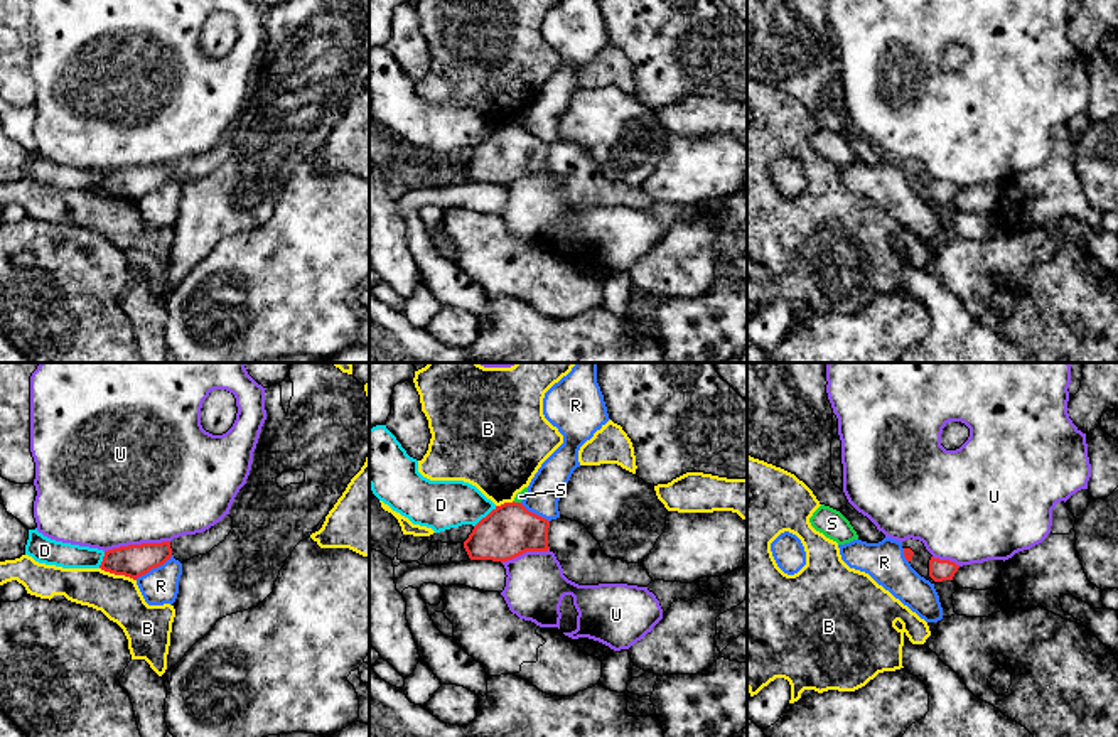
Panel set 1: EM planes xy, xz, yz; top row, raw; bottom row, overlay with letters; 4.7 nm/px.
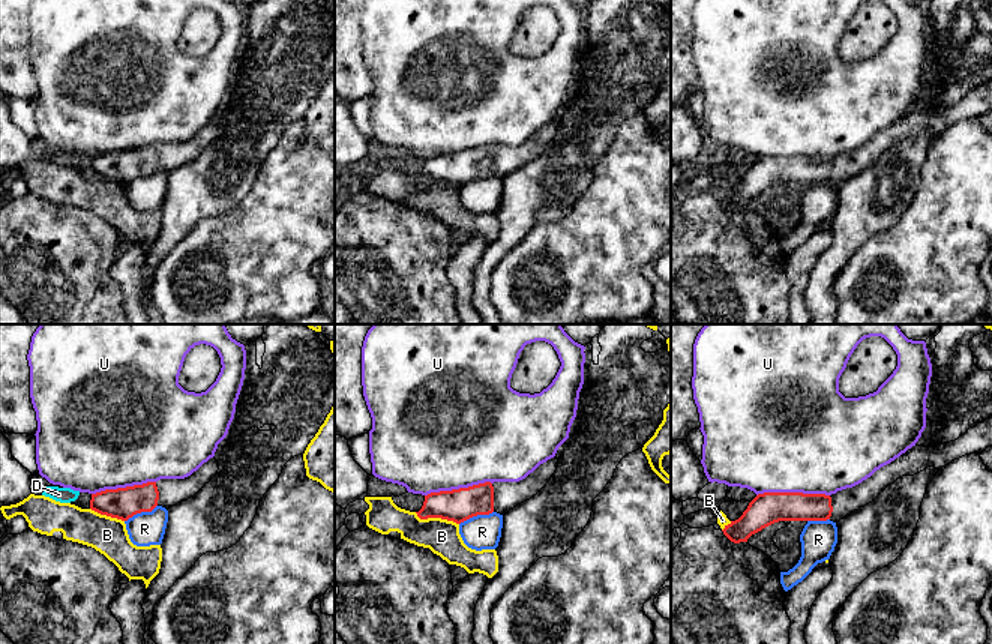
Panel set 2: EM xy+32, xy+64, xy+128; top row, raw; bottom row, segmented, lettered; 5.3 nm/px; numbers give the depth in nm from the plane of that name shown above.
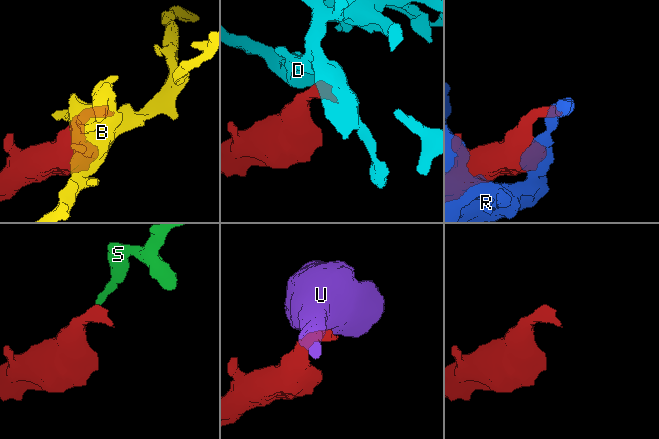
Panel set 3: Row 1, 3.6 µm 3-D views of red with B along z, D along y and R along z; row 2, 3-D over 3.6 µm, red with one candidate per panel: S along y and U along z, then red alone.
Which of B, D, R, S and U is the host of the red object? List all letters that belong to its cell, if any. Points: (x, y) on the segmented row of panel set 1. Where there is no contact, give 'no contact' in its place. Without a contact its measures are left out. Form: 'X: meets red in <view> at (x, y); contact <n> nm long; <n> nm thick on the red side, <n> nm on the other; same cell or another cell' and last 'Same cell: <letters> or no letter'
B: meets red in xy at (118, 574); contact 190 nm long; 160 nm thick on the red side, 220 nm on the other; another cell
D: meets red in xz at (486, 516); contact 150 nm long; 260 nm thick on the red side, 240 nm on the other; another cell
R: meets red in xy at (154, 567); contact 220 nm long; 160 nm thick on the red side, 180 nm on the other; another cell
S: meets red in xz at (516, 503); contact 40 nm long; 260 nm thick on the red side, 50 nm on the other; another cell
U: meets red in xy at (137, 545); contact 320 nm long; 160 nm thick on the red side, 480 nm on the other; another cell
Same cell: no letter

